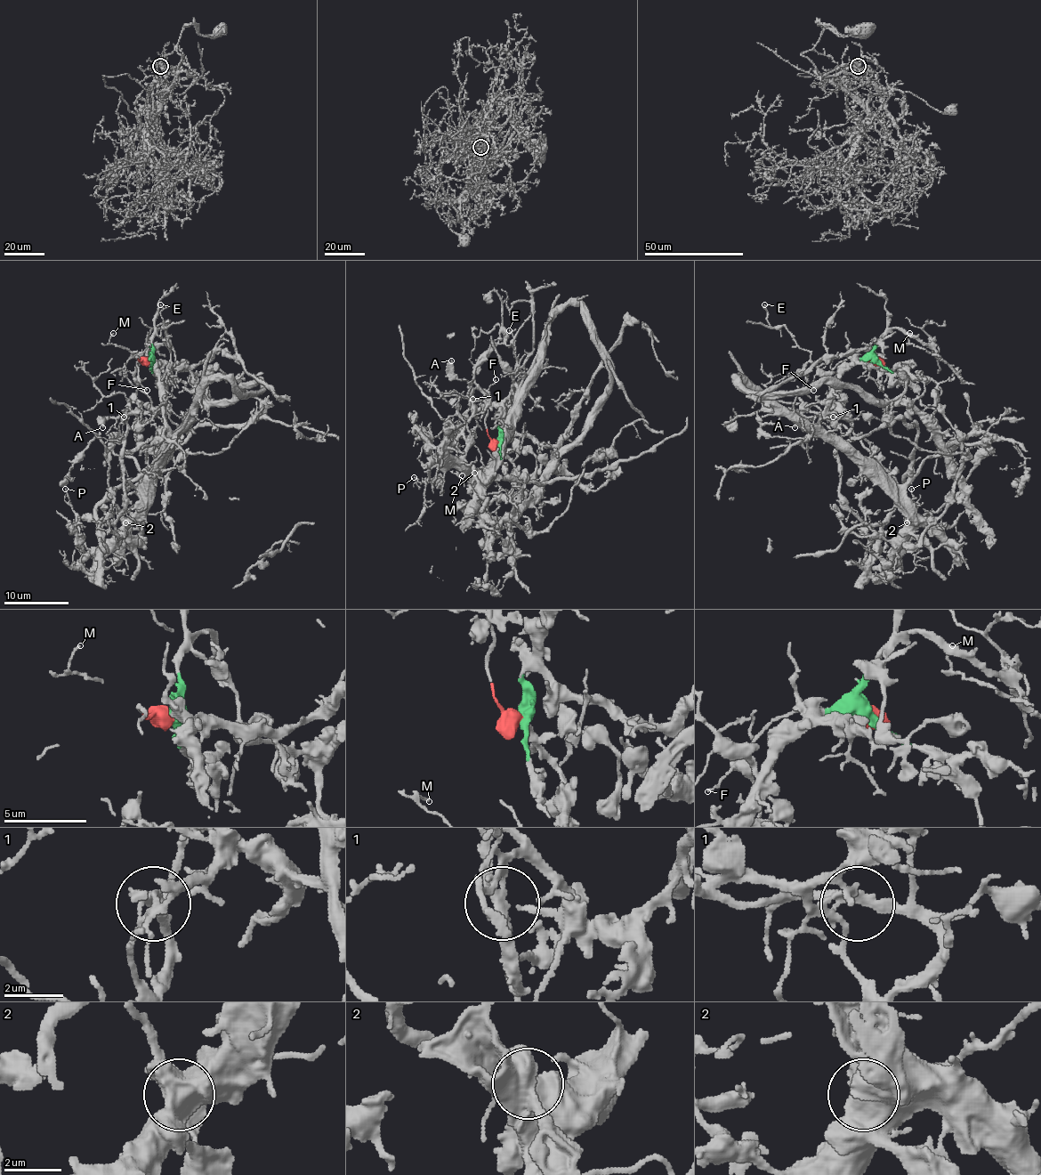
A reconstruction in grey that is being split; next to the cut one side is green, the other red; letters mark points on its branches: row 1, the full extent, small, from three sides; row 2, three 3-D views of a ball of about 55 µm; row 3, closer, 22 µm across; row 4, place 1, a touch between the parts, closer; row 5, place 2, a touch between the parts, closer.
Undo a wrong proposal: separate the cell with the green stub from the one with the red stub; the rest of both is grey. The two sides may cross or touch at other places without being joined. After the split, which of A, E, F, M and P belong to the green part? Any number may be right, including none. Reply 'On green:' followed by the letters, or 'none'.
On green: E, M, P

